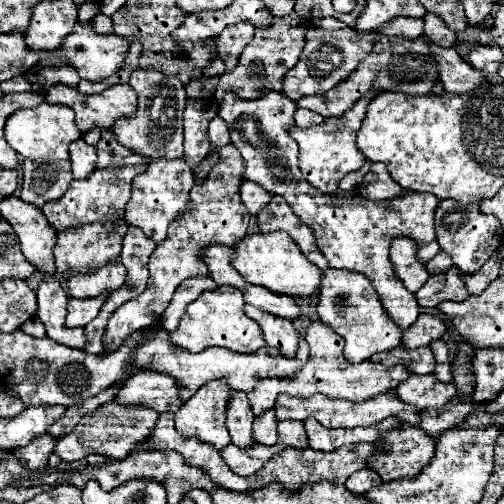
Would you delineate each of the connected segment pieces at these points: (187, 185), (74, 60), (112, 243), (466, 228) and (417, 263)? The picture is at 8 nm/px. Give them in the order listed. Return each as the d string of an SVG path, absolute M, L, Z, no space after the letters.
M153 160L147 164L147 172L141 172L131 182L131 200L127 202L125 222L131 226L139 226L145 236L161 244L161 240L167 236L169 222L187 210L189 190L195 182L193 170L187 166L185 160Z
M75 24L75 32L69 34L61 46L63 56L71 60L71 66L79 70L83 80L103 80L115 74L123 66L123 54L129 50L129 42L117 34L101 36L93 32L89 24Z
M119 220L117 224L115 222L85 224L79 228L67 228L63 232L57 232L57 244L53 252L55 252L55 266L61 282L67 282L71 274L91 274L103 268L103 264L115 262L119 258L119 248L125 232L127 232L127 224L123 220Z
M457 200L439 202L435 212L435 234L441 250L447 252L453 264L467 274L477 272L495 254L495 250L501 246L501 240L503 240L503 232L495 216L479 212L477 204L465 206L465 204L459 204Z
M397 238L391 244L391 260L395 266L395 274L403 280L405 288L409 292L417 292L427 278L431 276L427 272L427 266L417 258L417 244L411 238Z

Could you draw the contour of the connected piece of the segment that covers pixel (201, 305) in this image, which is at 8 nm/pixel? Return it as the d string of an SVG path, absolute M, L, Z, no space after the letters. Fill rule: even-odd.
M219 286L215 292L203 292L187 306L179 328L171 332L171 342L189 352L201 352L209 346L221 346L239 354L257 352L265 346L263 332L259 332L259 324L245 314L243 304L243 292L233 286Z

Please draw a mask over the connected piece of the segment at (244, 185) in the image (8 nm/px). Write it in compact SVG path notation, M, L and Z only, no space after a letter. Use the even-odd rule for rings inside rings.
M251 180L241 182L239 194L241 194L243 204L247 206L251 216L257 216L265 208L265 204L269 204L269 200L271 200L271 194L265 188L261 188L259 184L251 182Z

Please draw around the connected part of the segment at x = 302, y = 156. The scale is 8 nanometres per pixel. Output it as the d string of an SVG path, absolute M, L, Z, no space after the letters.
M369 92L363 96L351 110L347 110L339 118L327 118L321 126L313 128L291 128L291 136L299 144L299 168L303 172L303 178L315 186L319 192L333 194L339 190L339 182L353 170L359 170L365 162L363 152L357 148L357 130L361 128L361 122L365 118L365 108L371 102L375 92Z

